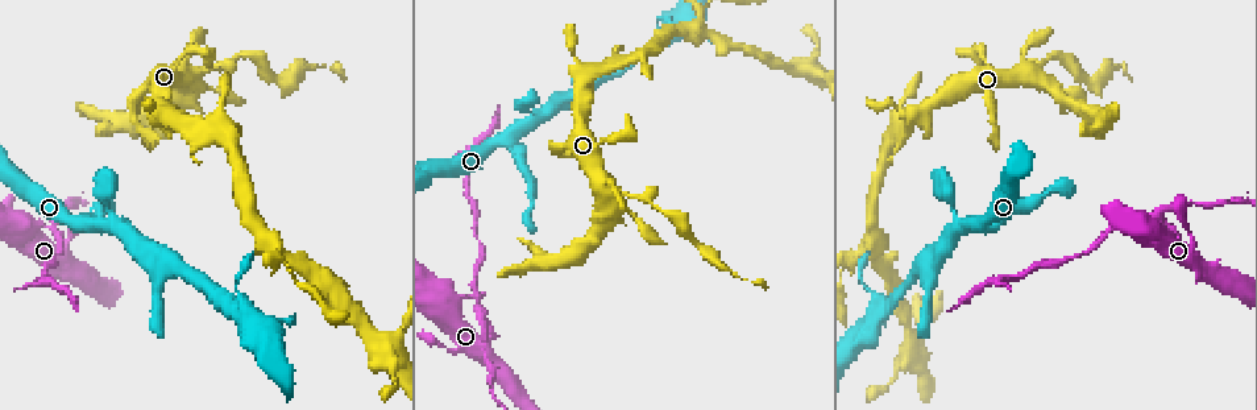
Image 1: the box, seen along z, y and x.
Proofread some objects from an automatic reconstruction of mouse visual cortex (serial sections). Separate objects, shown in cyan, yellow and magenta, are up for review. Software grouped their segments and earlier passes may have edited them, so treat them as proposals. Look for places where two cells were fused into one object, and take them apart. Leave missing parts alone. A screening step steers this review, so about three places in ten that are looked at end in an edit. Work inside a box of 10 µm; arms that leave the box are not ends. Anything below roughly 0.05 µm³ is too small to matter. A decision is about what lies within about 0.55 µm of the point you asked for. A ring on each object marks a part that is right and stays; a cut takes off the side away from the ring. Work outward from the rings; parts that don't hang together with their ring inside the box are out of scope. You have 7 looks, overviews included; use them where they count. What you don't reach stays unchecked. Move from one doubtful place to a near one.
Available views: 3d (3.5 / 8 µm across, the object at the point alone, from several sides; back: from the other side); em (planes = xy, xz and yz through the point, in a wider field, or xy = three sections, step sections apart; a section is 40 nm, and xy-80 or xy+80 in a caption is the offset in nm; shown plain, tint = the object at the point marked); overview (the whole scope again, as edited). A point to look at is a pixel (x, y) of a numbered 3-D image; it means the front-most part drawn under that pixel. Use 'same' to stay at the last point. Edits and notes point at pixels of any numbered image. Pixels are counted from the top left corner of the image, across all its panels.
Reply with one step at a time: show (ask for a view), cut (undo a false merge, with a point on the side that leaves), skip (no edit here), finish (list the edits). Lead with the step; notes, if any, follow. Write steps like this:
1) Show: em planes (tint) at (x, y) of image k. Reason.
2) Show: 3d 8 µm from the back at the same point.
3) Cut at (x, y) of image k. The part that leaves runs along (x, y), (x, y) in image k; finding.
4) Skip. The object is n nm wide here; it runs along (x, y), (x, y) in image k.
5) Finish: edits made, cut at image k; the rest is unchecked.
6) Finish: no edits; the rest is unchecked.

Show: 3d 8 µm at (483, 316) of image 1. Thin neck.

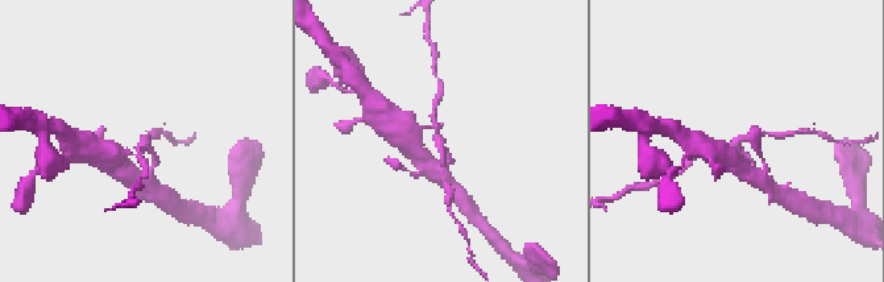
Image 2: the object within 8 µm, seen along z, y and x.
Show: 3d 3.5 µm at the same point. Zoom in.

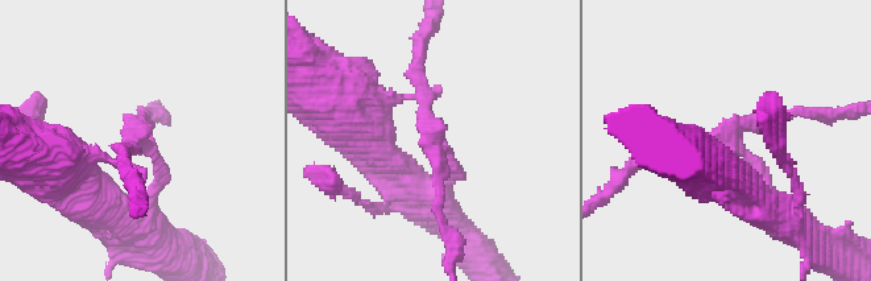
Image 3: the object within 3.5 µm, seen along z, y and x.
Cut at (424, 119) of image 3. The part that leaves runs along (443, 149), (414, 75), (422, 45) in image 3; two cells meet here.

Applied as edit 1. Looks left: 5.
Show: overview.

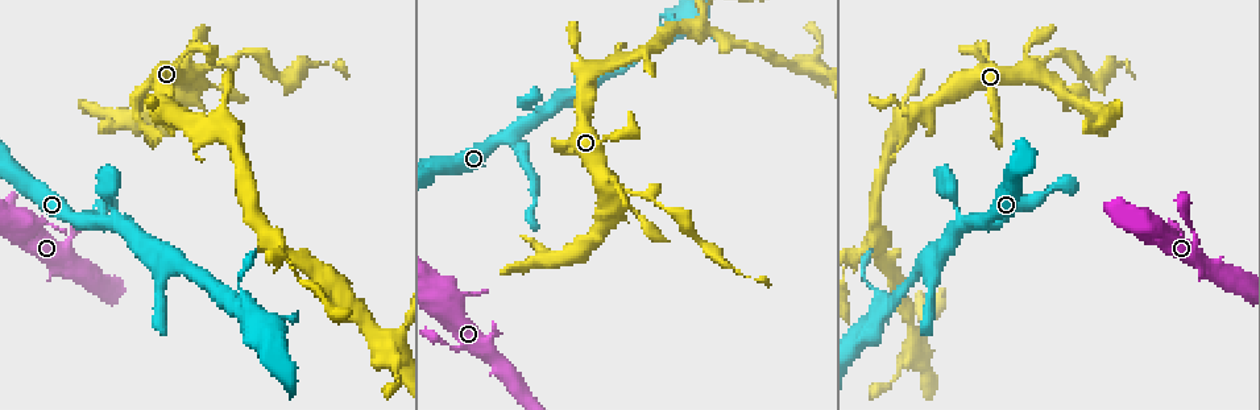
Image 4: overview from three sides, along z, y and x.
Show: 3d 3.5 µm at (275, 244) of image 4.

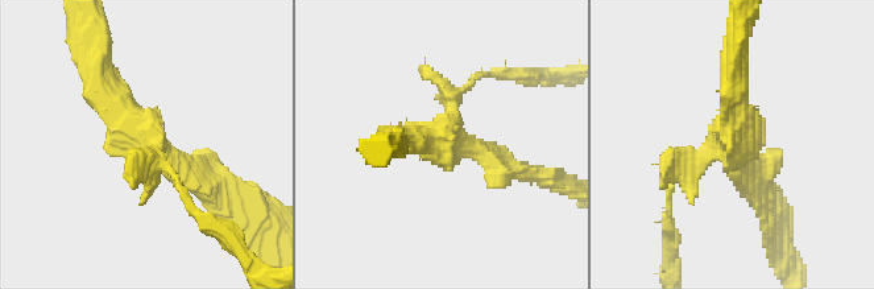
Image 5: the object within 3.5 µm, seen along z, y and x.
Show: em xy step 5 (plain) at (737, 142) of image 5. Now the EM.

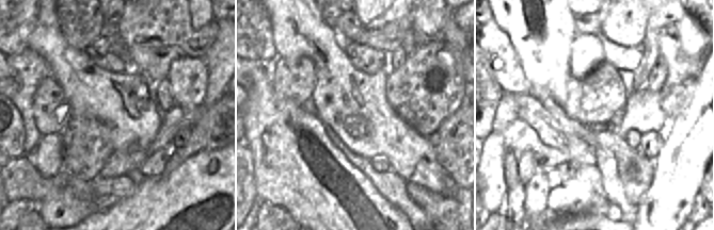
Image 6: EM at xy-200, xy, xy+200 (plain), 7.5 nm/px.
Show: em xy step 5 (tint) at the same point.

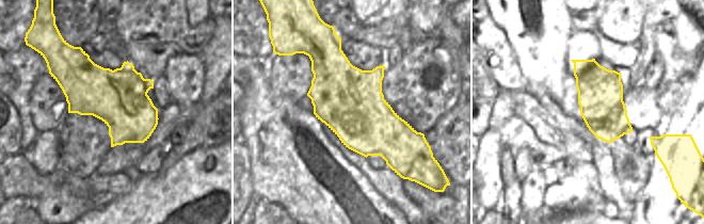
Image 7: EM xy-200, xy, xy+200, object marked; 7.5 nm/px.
Skip. It runs along (95, 70), (156, 151), (216, 188) in image 5; continuous, no second cell.

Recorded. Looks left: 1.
Finish: edits made, cut at image 3; the rest is unchecked.

